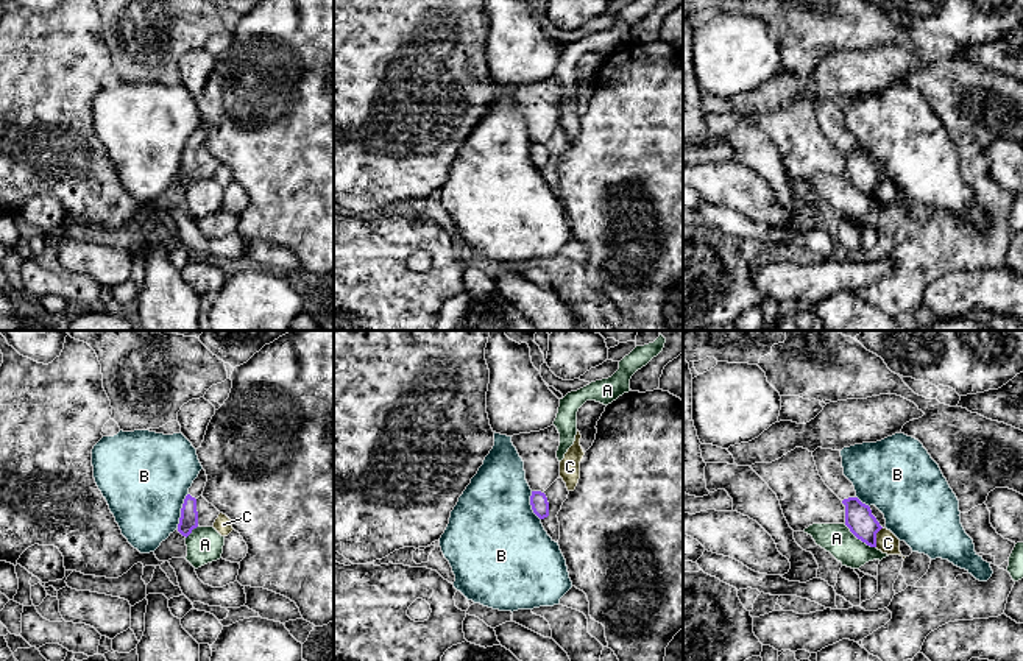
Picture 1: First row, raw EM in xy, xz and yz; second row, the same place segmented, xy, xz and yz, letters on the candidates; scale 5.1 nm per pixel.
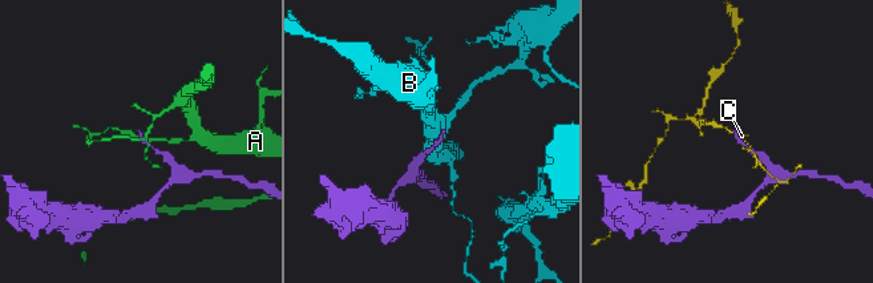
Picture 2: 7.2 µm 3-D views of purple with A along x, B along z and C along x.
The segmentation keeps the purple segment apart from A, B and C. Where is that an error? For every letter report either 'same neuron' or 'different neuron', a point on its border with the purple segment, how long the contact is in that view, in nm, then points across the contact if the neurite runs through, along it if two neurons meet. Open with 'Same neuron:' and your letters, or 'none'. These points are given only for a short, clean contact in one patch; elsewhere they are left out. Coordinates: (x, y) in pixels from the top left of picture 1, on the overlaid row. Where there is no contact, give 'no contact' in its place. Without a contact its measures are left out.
Same neuron: none
A: different neuron | yz (860, 538) | 200 nm | along yz (844, 524), (858, 538), (875, 547)
B: different neuron | xy (181, 512) | 200 nm
C: different neuron | yz (875, 537) | 110 nm

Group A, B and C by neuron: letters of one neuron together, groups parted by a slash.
A / B / C

